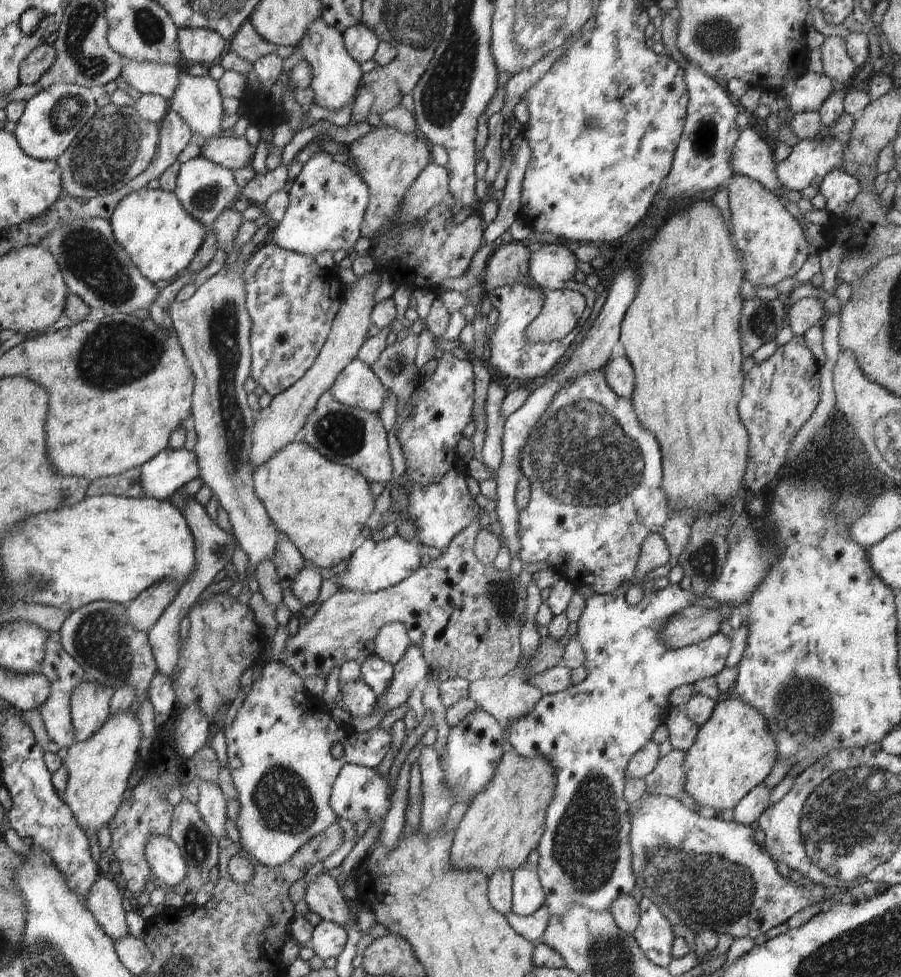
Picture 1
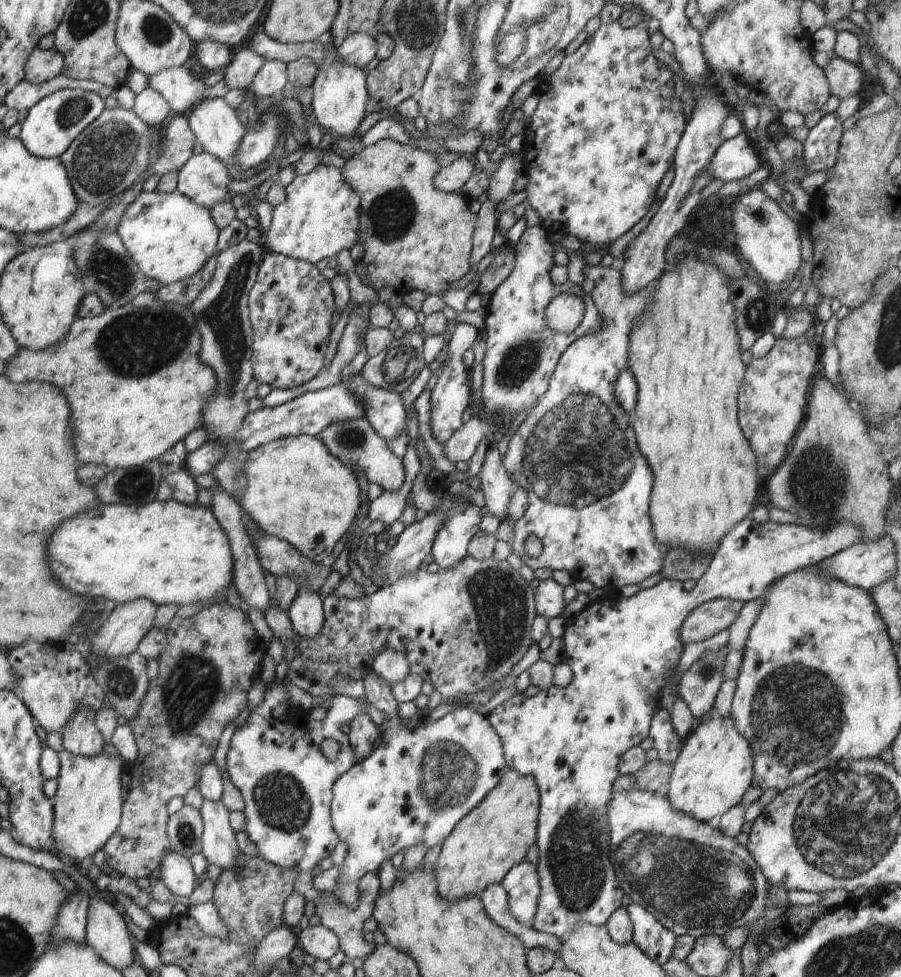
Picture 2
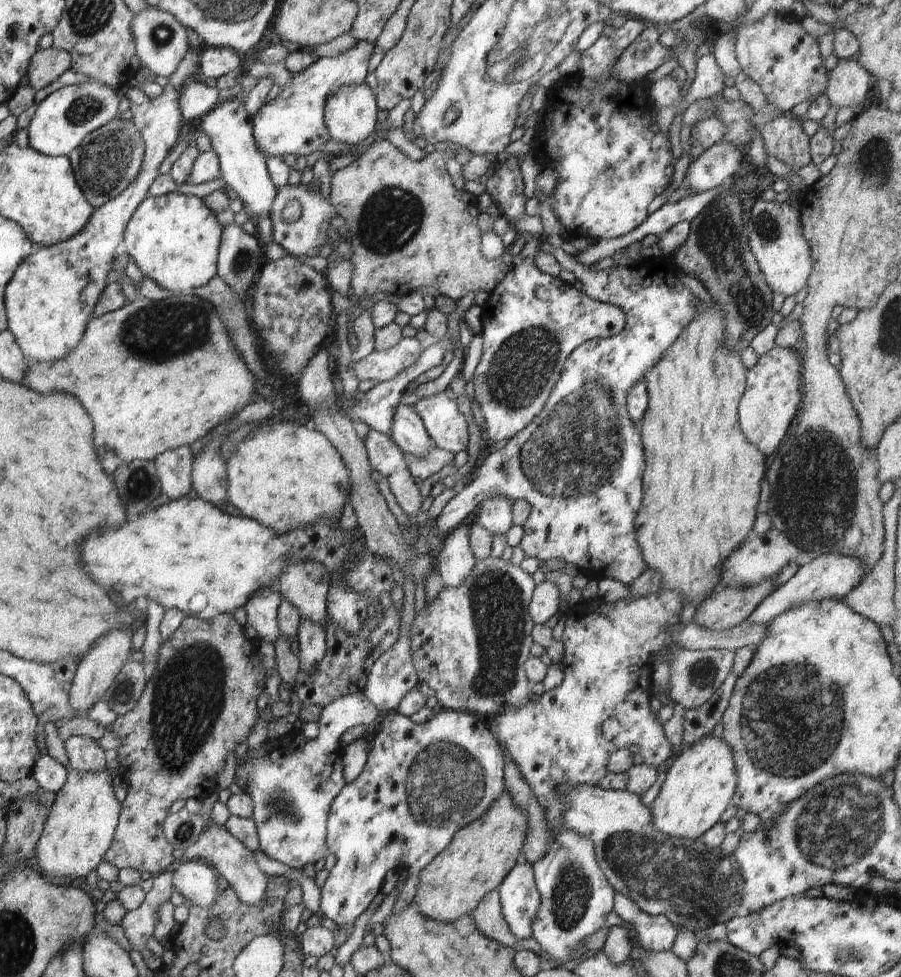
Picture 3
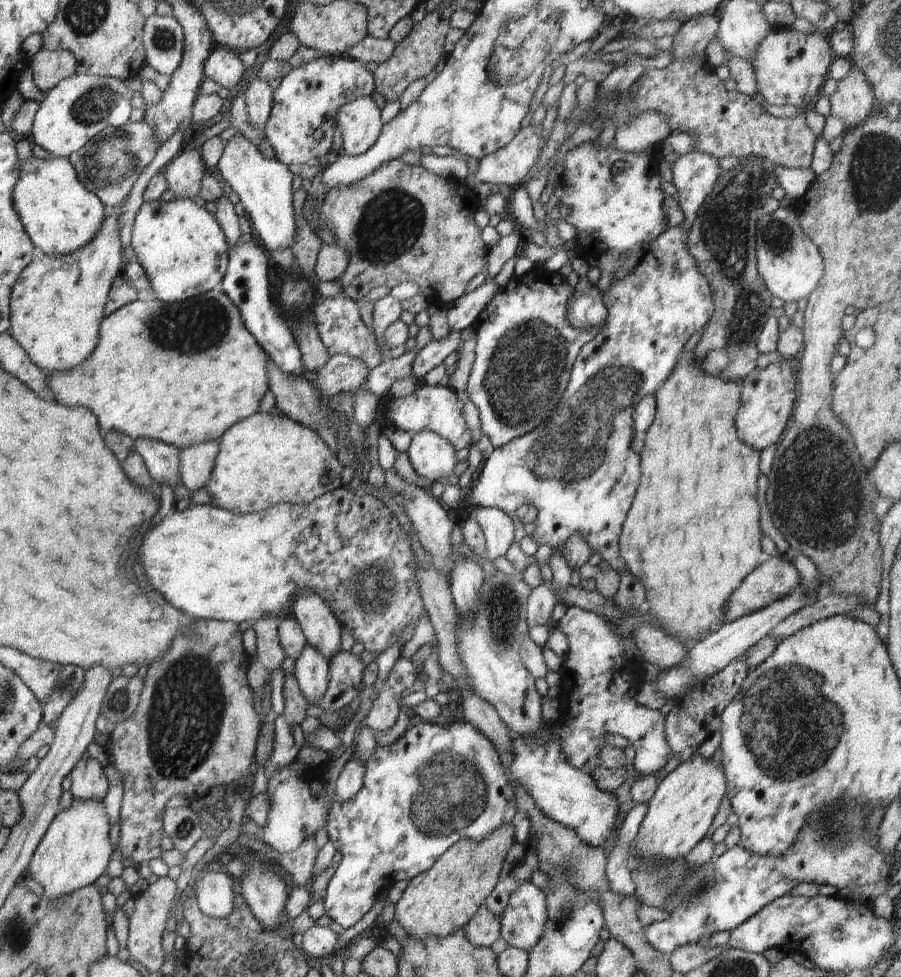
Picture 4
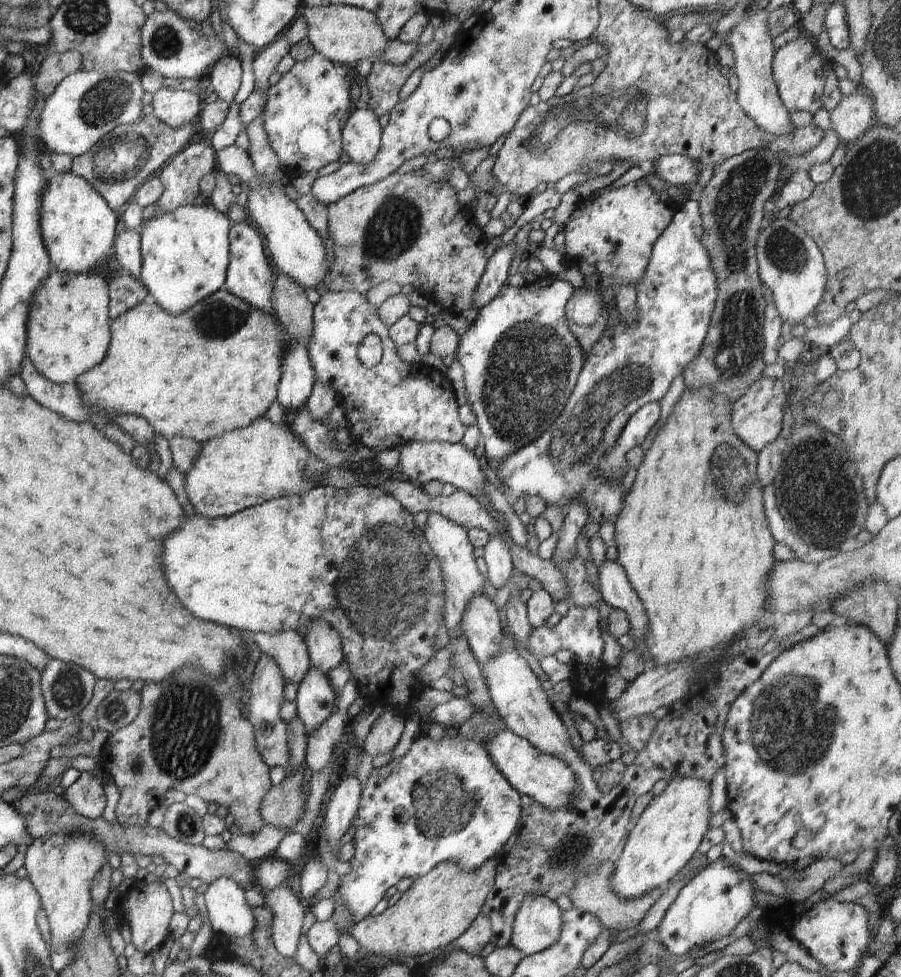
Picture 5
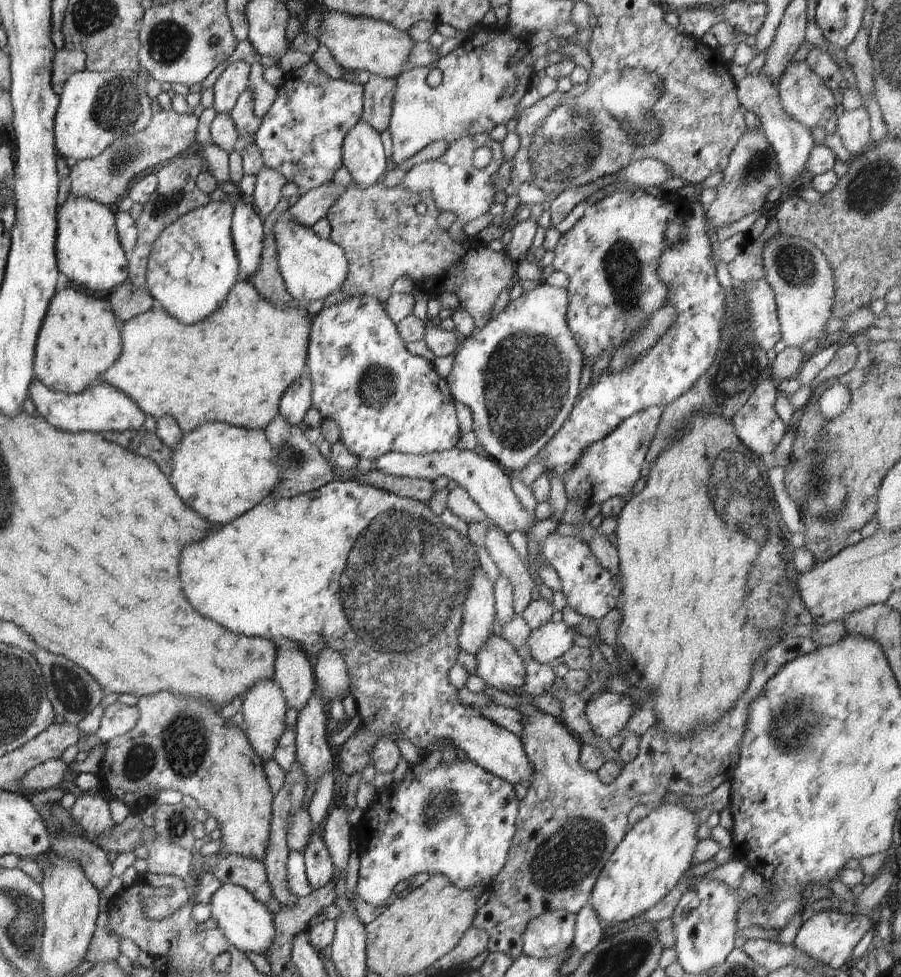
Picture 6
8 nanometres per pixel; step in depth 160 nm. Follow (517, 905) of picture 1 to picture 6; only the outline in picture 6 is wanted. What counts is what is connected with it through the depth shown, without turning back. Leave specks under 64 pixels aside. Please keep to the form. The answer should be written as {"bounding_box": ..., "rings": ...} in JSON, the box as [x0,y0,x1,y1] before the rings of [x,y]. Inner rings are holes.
{"bounding_box":[523,910,576,958],"rings":[[[546,910],[534,918],[524,934],[523,955],[548,958],[560,956],[574,942],[576,916],[566,910]]]}

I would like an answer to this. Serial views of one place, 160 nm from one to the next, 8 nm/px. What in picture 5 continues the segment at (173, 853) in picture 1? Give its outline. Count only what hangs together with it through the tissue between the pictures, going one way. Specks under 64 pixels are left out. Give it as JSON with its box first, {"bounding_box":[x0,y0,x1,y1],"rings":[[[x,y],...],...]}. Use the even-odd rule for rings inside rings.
{"bounding_box":[203,878,256,938],"rings":[[[219,878],[204,892],[203,911],[216,935],[227,938],[248,936],[256,920],[245,898],[245,890],[228,878]]]}

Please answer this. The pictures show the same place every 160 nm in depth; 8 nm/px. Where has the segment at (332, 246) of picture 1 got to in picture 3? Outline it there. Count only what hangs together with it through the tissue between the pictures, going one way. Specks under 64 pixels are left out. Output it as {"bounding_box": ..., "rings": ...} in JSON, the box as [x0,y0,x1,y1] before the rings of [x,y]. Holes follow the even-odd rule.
{"bounding_box":[269,182,337,258],"rings":[[[302,182],[297,185],[286,185],[277,192],[277,197],[272,203],[269,214],[272,221],[271,238],[276,244],[280,244],[284,252],[290,256],[308,256],[308,258],[318,256],[321,248],[329,241],[328,230],[333,228],[330,224],[330,218],[336,218],[337,210],[327,198],[320,194],[320,189],[317,190]],[[290,200],[298,200],[302,207],[300,218],[291,224],[282,219],[282,210],[284,210],[285,203]]]}

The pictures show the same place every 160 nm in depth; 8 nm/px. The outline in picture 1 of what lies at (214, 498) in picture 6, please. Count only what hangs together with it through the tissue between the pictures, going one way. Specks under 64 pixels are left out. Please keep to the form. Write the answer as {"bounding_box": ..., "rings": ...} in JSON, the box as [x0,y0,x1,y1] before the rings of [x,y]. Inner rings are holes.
{"bounding_box":[253,439,375,569],"rings":[[[300,439],[279,450],[265,465],[254,471],[253,489],[276,528],[286,534],[307,562],[319,569],[332,568],[342,560],[349,560],[362,540],[362,528],[374,512],[375,498],[372,497],[370,483],[360,472],[324,458]]]}

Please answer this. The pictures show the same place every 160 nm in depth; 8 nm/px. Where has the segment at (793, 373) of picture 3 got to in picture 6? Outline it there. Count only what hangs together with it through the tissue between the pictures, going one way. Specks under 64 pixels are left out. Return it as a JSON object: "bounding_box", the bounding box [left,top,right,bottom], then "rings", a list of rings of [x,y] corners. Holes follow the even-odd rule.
{"bounding_box":[733,378,788,457],"rings":[[[772,378],[758,382],[748,402],[733,418],[738,439],[760,457],[774,452],[787,432],[788,425],[775,410],[775,401],[780,395]]]}

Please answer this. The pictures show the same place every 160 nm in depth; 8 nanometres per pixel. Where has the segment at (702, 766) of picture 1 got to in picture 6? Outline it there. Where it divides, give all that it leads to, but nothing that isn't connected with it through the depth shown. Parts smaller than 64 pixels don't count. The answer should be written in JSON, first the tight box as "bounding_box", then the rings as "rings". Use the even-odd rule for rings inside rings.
{"bounding_box":[590,798,699,930],"rings":[[[672,798],[670,801],[662,802],[656,810],[651,811],[646,818],[630,828],[622,842],[618,844],[618,848],[610,856],[609,862],[606,862],[602,868],[592,890],[590,903],[604,929],[608,930],[616,924],[624,924],[636,916],[642,916],[652,909],[652,906],[656,906],[662,898],[666,898],[679,884],[692,865],[692,856],[694,856],[696,844],[699,842],[696,838],[699,824],[694,822],[694,818],[696,818],[696,814],[692,810],[688,810],[686,804],[675,802]]]}

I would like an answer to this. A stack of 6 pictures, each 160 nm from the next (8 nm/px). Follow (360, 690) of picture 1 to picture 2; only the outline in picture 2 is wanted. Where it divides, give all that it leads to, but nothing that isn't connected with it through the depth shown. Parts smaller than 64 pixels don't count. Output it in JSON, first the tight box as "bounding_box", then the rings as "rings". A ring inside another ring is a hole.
{"bounding_box":[347,714,381,762],"rings":[[[358,714],[349,724],[350,733],[347,735],[352,752],[360,762],[365,760],[378,744],[381,730],[372,722],[368,714]]]}

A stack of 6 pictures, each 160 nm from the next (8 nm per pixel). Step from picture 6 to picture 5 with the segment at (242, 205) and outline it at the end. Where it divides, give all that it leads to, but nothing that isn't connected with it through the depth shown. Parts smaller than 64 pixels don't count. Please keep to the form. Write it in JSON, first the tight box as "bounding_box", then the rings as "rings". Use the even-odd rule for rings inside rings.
{"bounding_box":[223,221,276,318],"rings":[[[246,221],[233,224],[229,230],[229,253],[229,265],[223,288],[251,305],[252,308],[276,318],[273,312],[273,282],[275,276],[270,269],[268,256],[264,252],[262,238],[258,236],[258,231],[252,226],[248,226]]]}

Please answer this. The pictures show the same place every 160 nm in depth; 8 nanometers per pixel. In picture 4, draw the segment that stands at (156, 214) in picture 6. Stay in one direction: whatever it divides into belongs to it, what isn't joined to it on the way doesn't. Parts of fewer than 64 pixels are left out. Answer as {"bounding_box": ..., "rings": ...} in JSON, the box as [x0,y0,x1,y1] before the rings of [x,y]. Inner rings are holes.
{"bounding_box":[166,148,207,200],"rings":[[[186,148],[166,165],[168,189],[178,199],[198,200],[201,180],[207,171],[199,149]]]}

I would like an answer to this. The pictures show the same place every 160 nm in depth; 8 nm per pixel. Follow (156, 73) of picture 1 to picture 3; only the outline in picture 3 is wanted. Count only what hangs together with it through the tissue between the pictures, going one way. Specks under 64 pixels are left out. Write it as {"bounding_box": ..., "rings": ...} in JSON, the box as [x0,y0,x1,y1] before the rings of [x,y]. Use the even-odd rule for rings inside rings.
{"bounding_box":[179,76,220,124],"rings":[[[194,76],[188,77],[179,90],[179,107],[185,124],[194,119],[202,119],[218,104],[220,91],[206,83],[196,81]]]}

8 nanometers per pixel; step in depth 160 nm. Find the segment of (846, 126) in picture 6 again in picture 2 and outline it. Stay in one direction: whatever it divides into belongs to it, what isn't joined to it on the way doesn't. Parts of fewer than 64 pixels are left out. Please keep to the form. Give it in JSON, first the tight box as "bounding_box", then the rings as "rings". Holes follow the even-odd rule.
{"bounding_box":[823,54,862,100],"rings":[[[831,54],[831,60],[823,70],[829,84],[829,90],[832,95],[840,100],[848,96],[857,96],[862,88],[862,66],[852,62],[842,60],[838,56]]]}

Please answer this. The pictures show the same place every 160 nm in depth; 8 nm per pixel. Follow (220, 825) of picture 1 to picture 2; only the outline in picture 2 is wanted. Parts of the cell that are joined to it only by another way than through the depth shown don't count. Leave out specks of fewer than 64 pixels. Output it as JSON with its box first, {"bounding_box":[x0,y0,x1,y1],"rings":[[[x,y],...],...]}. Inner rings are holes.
{"bounding_box":[199,799,242,871],"rings":[[[205,799],[199,812],[203,818],[203,834],[201,837],[200,852],[208,864],[215,865],[222,871],[234,870],[236,866],[240,866],[242,861],[238,859],[238,854],[240,854],[241,851],[238,847],[235,833],[229,824],[228,810],[226,810],[220,802],[210,802],[210,800]]]}

